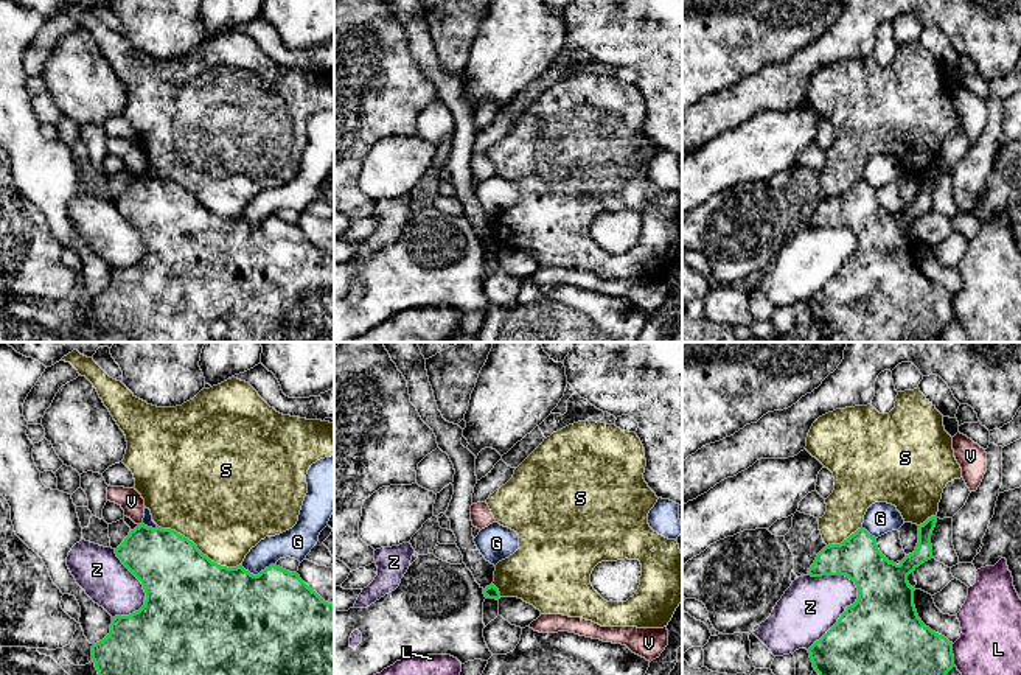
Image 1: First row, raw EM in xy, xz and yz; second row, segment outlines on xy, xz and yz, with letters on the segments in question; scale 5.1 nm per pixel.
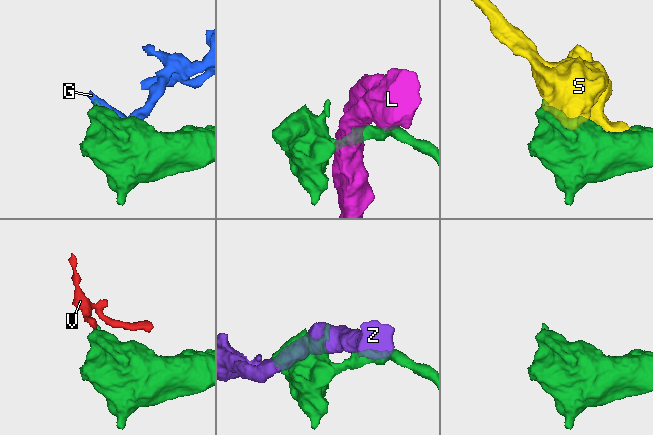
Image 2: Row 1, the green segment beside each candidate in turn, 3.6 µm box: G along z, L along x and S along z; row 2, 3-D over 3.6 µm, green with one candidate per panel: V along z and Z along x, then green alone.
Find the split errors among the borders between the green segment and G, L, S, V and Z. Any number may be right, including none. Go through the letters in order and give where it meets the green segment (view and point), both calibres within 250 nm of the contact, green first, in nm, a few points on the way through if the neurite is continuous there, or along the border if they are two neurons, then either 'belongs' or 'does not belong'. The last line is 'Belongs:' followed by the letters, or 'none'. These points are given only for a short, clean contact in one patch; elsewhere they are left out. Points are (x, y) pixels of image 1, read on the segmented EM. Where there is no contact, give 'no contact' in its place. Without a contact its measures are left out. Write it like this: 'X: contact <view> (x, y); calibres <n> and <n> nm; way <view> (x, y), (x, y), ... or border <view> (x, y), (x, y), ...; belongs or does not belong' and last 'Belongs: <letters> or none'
G: contact xy (258, 574); calibres 500 and 160 nm; does not belong
L: contact yz (953, 655); calibres 300 and 320 nm; border yz (951, 644), (956, 666); does not belong
S: contact xy (198, 549); calibres 440 and 480 nm; does not belong
V: contact xy (142, 523); calibres 340 and 120 nm; border xy (142, 521), (139, 524); does not belong
Z: contact yz (843, 613); calibres 420 and 300 nm; does not belong
Belongs: none

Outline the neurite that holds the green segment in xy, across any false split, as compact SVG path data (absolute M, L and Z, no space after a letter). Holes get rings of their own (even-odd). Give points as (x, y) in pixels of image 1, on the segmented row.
M138 524L115 549L121 563L141 582L146 593L145 605L129 614L112 617L110 633L92 645L92 659L98 675L334 675L334 605L325 602L312 591L297 572L289 572L270 565L258 575L250 574L241 565L221 566L204 555L197 546L171 529L148 527Z

